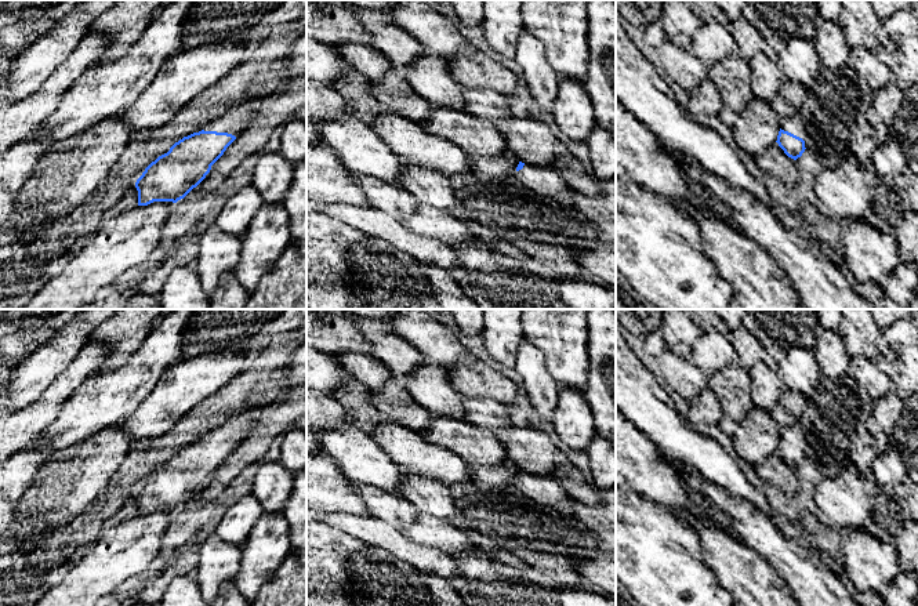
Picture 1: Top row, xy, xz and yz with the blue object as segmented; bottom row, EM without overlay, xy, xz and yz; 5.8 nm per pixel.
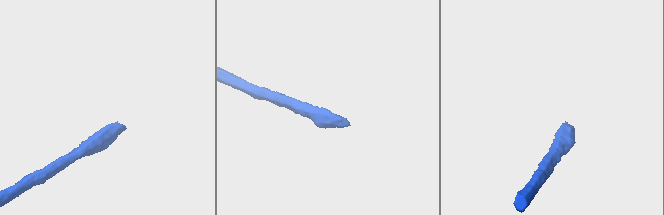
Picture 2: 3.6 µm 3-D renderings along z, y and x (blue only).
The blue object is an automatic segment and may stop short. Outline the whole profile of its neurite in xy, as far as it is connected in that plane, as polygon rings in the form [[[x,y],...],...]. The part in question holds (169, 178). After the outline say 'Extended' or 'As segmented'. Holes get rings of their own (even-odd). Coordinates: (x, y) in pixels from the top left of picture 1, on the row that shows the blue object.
[[[240,102],[221,117],[175,142],[137,179],[138,206],[184,199],[210,173],[226,148],[248,127],[254,102]]]. Extended

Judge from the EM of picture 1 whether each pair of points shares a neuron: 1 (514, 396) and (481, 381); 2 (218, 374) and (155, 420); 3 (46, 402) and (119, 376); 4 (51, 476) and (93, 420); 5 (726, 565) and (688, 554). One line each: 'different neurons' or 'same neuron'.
1: same neuron
2: same neuron
3: different neurons
4: different neurons
5: different neurons

